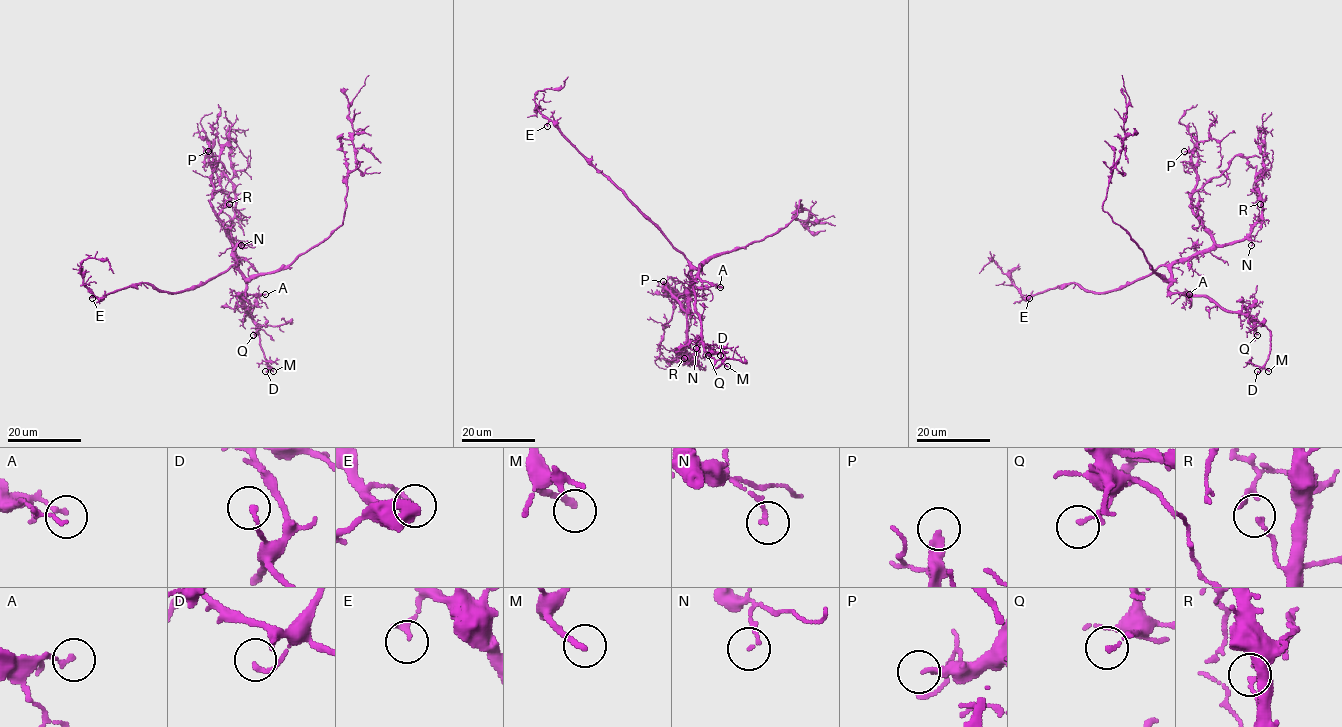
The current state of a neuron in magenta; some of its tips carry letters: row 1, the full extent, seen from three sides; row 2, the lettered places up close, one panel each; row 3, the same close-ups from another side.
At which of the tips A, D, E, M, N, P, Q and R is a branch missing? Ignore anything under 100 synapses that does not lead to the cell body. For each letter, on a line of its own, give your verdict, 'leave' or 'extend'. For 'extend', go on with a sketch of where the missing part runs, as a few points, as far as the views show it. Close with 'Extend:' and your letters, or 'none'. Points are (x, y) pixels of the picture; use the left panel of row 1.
A: leave
D: leave
E: leave
M: extend; missing branch runs (273, 371), (284, 375), (289, 369), (289, 364), (263, 357), (250, 360), (238, 366), (226, 383)
N: leave
P: leave
Q: leave
R: leave
Extend: M

